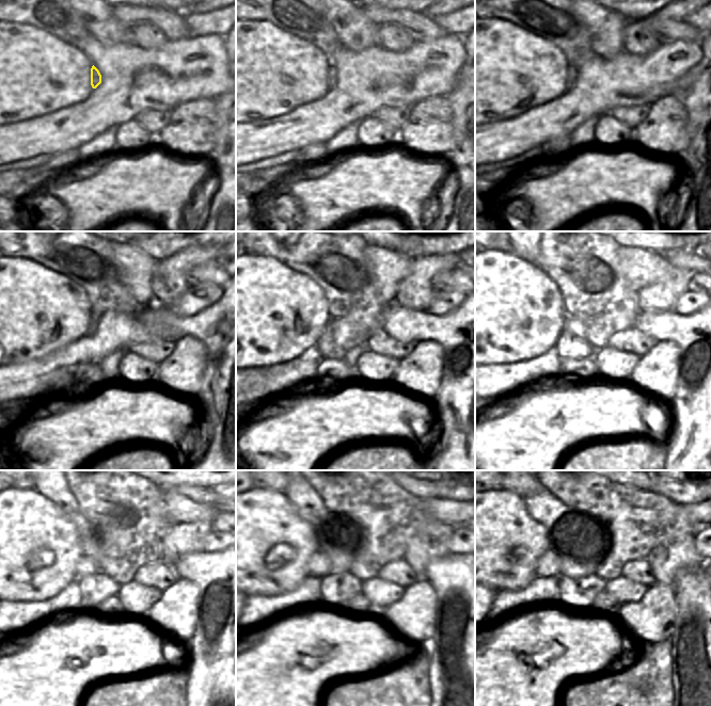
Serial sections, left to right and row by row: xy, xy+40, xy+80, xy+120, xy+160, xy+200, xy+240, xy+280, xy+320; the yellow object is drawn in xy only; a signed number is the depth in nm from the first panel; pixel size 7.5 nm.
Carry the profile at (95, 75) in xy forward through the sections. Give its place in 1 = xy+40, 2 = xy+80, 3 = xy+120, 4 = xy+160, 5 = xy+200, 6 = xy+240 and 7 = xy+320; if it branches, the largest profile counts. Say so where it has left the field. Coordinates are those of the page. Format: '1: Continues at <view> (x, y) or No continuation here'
1: Continues at xy+40 (332, 73)
2: Continues at xy+80 (571, 71)
3: Continues at xy+120 (95, 317)
4: Continues at xy+160 (327, 347)
5: Continues at xy+200 (569, 347)
6: Continues at xy+240 (94, 589)
7: Continues at xy+320 (573, 592).

